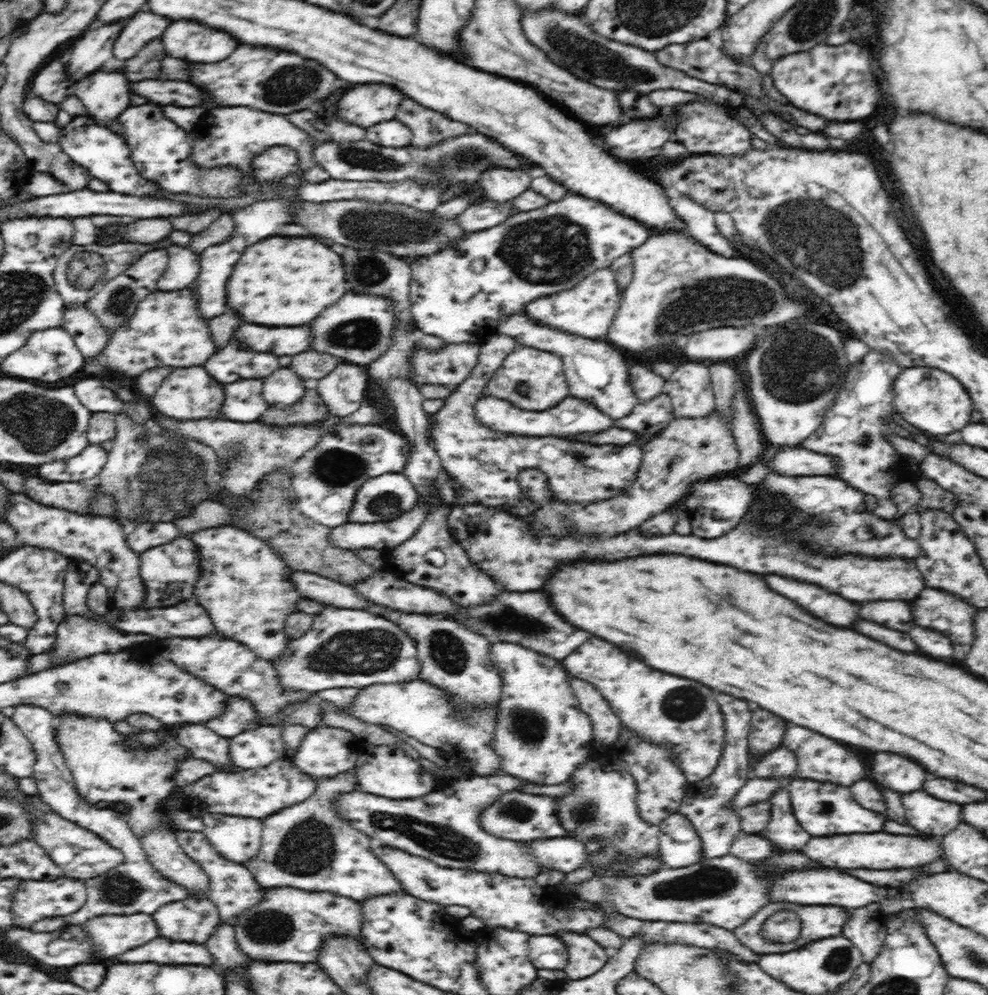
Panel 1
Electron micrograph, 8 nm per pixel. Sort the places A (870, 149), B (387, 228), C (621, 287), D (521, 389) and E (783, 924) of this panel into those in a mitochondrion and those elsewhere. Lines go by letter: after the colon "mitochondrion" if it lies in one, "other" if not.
A: other
B: mitochondrion
C: other
D: other
E: mitochondrion

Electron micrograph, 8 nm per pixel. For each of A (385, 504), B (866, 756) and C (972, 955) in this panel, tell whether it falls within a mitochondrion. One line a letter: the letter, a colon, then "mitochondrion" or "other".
A: mitochondrion
B: other
C: mitochondrion

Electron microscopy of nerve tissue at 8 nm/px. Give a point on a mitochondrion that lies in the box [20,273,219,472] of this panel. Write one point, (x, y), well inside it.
(122, 298)

